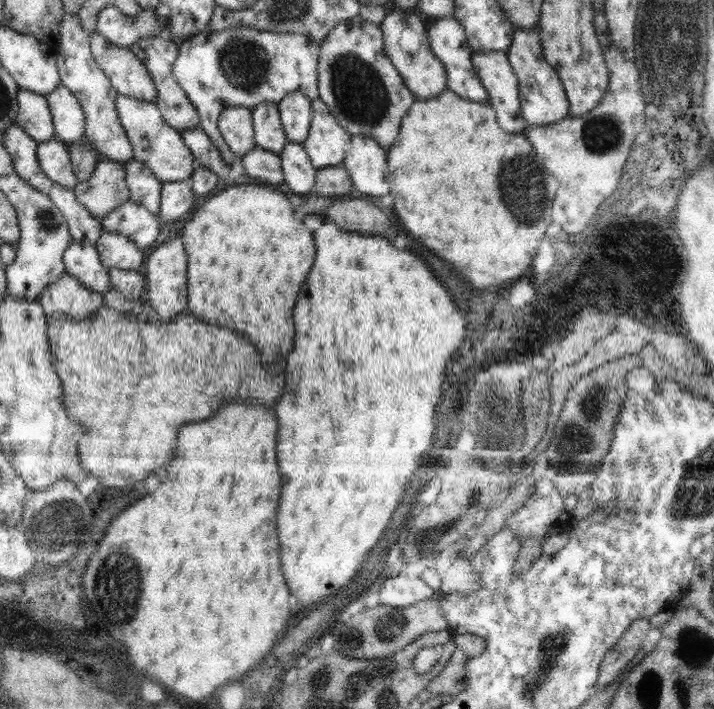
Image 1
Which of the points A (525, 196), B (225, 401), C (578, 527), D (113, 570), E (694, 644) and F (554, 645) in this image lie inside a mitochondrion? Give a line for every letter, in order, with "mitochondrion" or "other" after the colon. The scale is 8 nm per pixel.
A: mitochondrion
B: other
C: other
D: mitochondrion
E: mitochondrion
F: mitochondrion

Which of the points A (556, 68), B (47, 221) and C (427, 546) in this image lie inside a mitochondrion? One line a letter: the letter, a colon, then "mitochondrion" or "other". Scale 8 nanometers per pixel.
A: other
B: mitochondrion
C: mitochondrion

